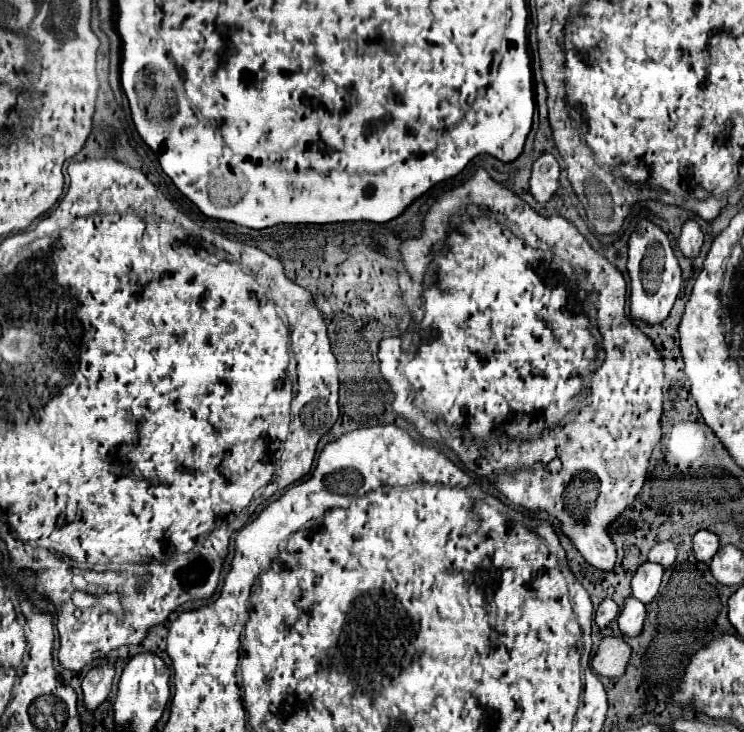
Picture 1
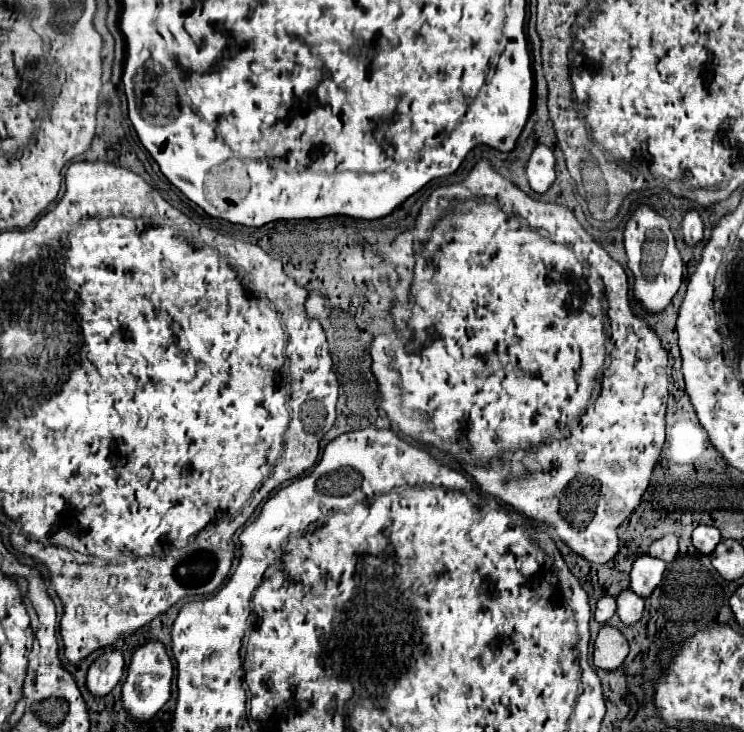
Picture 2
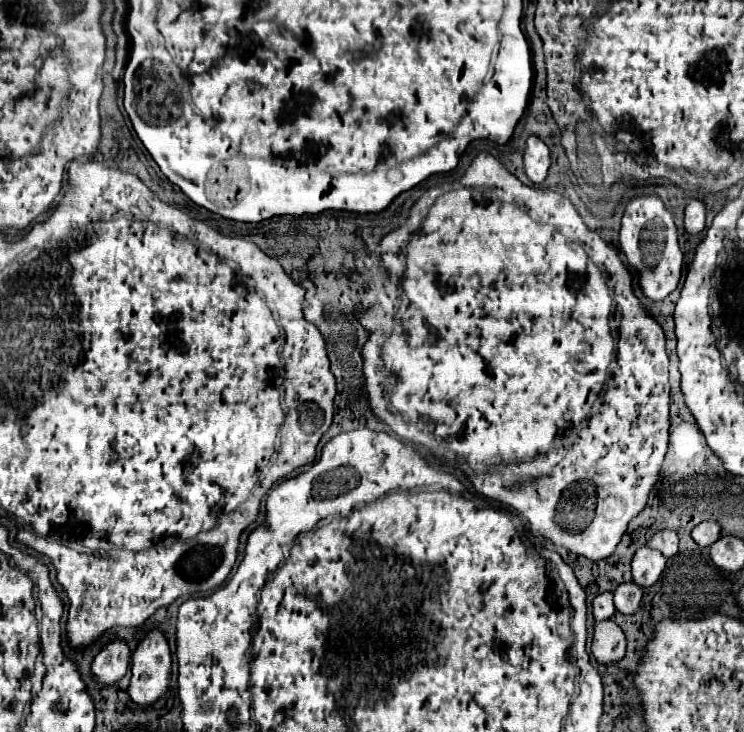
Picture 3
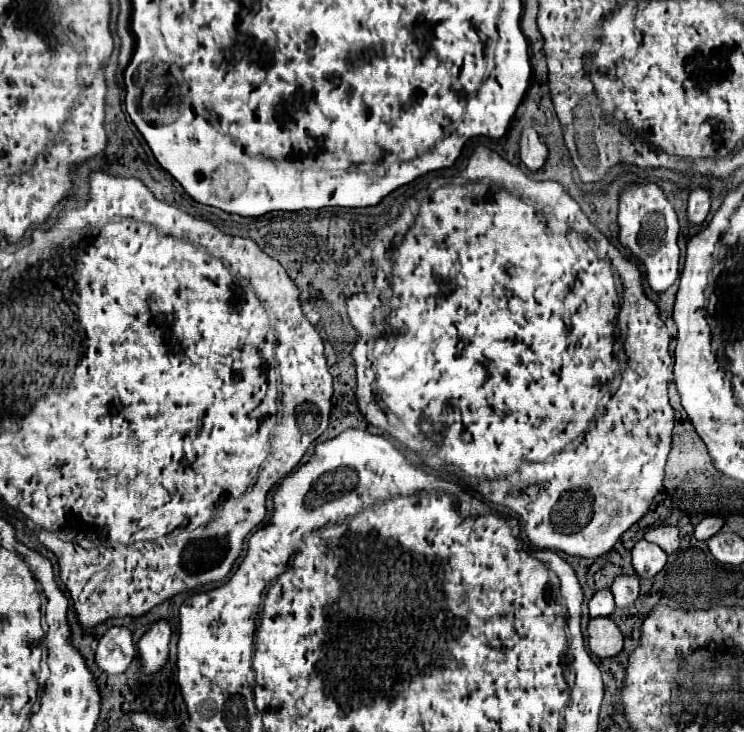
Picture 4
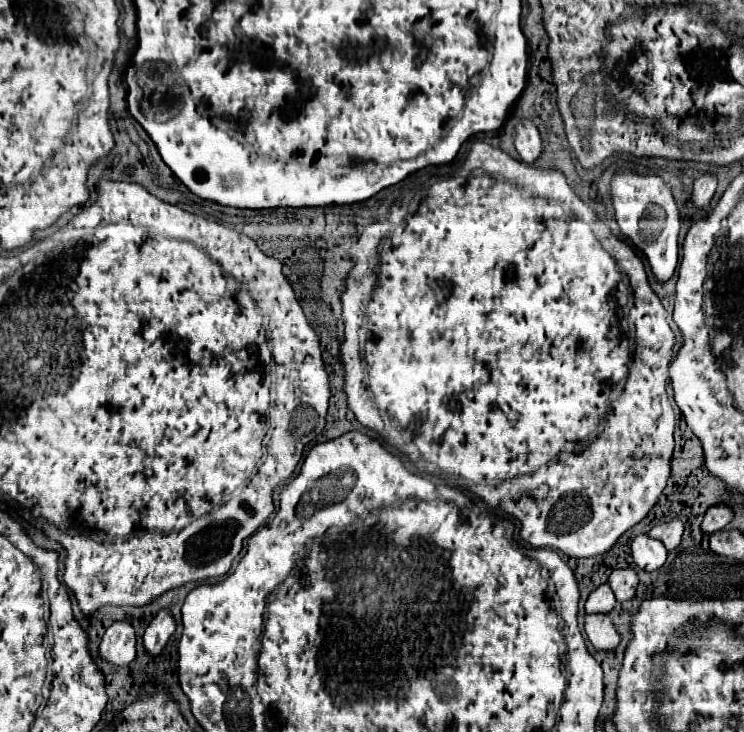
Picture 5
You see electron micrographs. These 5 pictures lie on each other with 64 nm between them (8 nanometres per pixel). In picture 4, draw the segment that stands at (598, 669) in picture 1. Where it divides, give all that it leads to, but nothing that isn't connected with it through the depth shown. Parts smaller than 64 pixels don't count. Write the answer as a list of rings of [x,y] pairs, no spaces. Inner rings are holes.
[[[592,618],[588,624],[588,646],[598,658],[612,658],[622,652],[624,636],[610,618]]]

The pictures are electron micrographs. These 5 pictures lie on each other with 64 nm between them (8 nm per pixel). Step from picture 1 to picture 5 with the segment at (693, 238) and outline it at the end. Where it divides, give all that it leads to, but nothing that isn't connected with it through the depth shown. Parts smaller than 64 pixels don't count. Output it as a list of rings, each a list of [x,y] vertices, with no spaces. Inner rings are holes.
[[[706,174],[702,178],[698,178],[694,182],[694,190],[692,190],[692,202],[694,206],[698,208],[706,208],[714,196],[714,190],[716,190],[716,178]]]

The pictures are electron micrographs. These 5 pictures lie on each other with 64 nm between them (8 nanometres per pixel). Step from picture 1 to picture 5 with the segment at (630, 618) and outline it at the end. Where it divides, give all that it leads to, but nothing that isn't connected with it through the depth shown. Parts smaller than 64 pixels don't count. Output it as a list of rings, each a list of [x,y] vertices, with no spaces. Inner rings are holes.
[[[624,568],[624,570],[614,570],[610,574],[608,580],[614,596],[618,602],[626,602],[632,600],[636,596],[636,586],[638,586],[638,576],[632,568]]]

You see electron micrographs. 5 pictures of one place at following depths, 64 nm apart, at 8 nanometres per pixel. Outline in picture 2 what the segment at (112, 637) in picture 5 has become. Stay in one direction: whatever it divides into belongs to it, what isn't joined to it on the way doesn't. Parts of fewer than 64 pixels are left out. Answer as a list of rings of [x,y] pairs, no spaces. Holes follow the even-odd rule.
[[[120,650],[102,654],[88,670],[86,676],[86,688],[94,698],[106,696],[124,674],[124,656]]]

